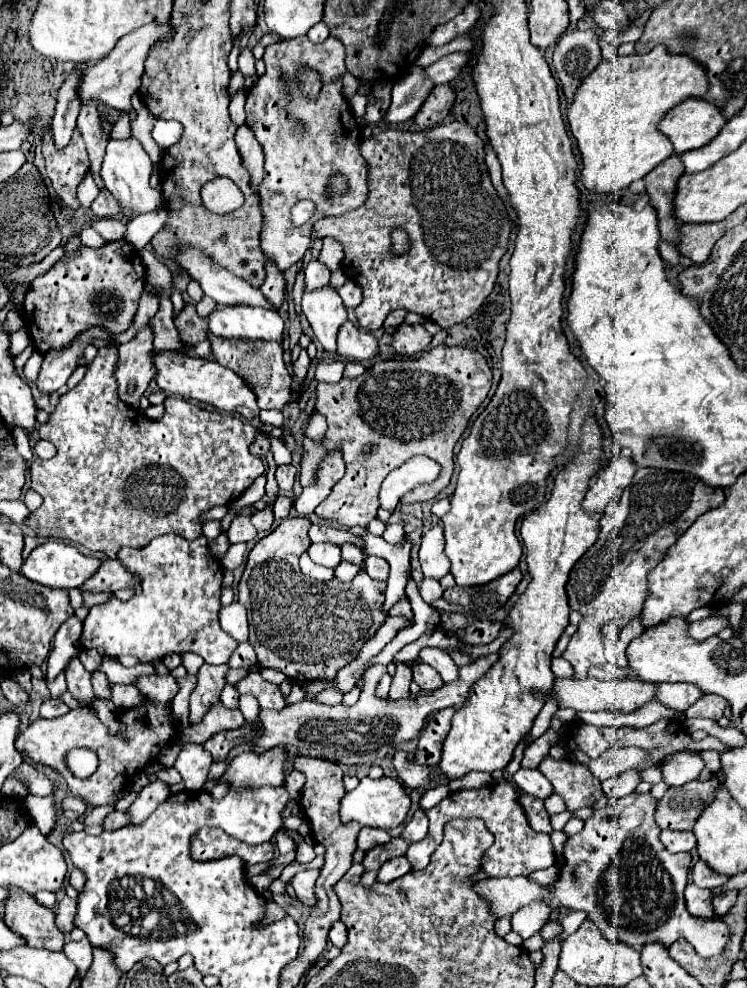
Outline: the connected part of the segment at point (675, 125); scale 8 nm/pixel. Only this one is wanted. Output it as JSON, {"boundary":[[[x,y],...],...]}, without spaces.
{"boundary":[[[689,99],[673,107],[661,121],[659,129],[671,139],[675,153],[705,147],[713,141],[727,119],[723,113],[703,99]]]}

